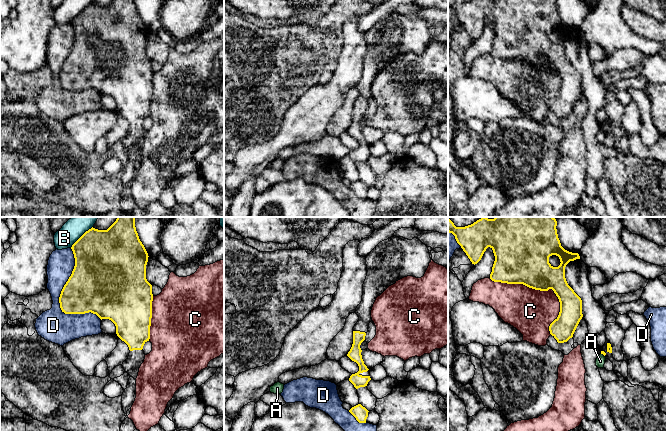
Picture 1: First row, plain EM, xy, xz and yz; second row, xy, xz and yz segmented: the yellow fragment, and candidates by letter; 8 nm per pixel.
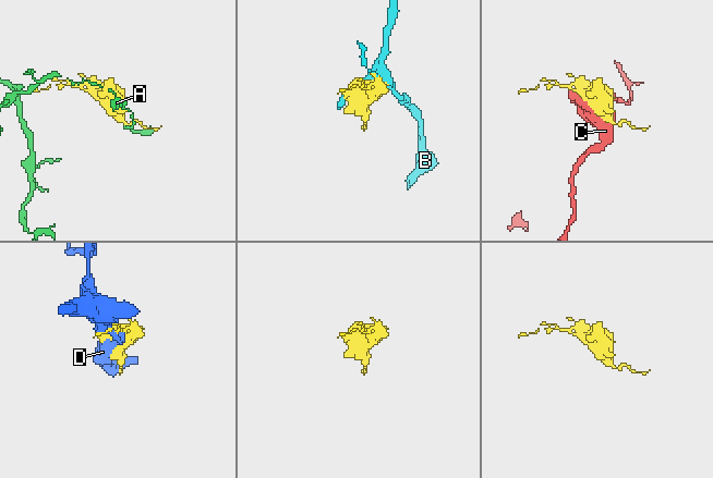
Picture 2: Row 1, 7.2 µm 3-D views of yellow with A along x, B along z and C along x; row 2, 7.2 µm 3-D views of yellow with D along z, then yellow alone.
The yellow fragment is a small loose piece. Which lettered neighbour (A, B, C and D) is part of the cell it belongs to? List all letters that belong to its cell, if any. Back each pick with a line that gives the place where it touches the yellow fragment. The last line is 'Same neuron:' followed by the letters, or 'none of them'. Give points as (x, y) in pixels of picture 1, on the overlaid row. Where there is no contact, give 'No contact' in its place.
Same neuron: none of them

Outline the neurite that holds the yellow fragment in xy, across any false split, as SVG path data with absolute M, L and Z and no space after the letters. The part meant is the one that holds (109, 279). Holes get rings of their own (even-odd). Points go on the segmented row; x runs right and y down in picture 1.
M117 217L107 230L92 227L72 245L71 249L75 258L75 266L61 291L60 308L65 314L91 312L101 320L111 320L116 326L117 336L128 345L130 350L122 366L125 372L136 380L139 368L145 359L143 346L150 339L153 294L152 285L146 279L146 265L149 256L136 231L135 217Z

